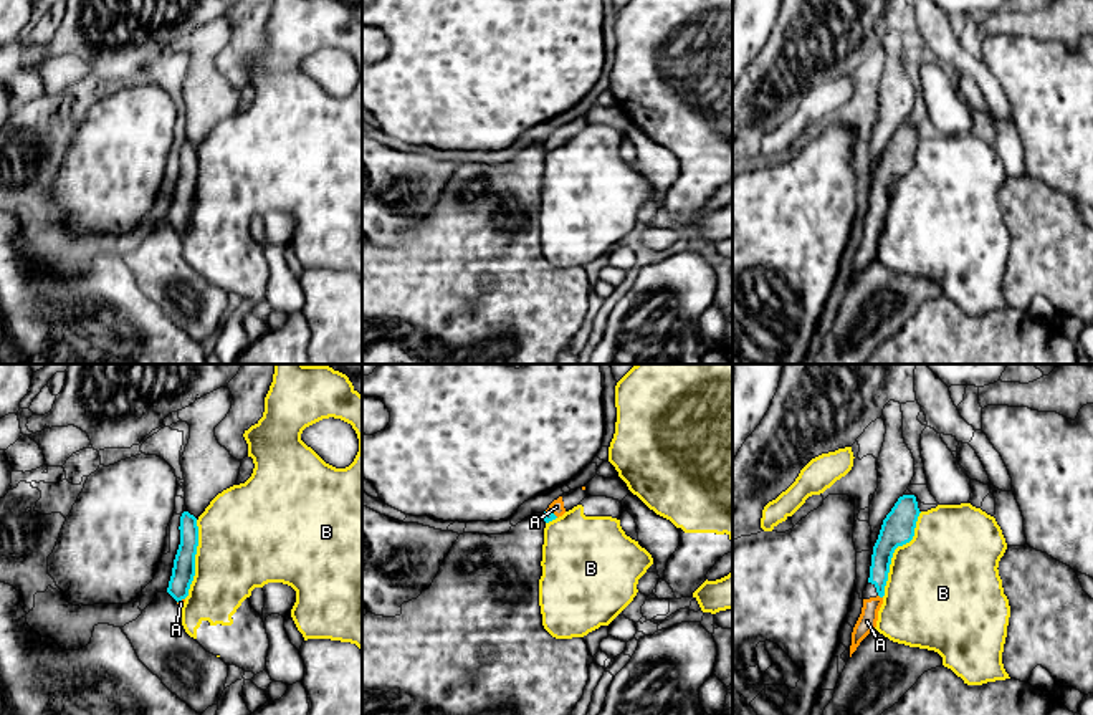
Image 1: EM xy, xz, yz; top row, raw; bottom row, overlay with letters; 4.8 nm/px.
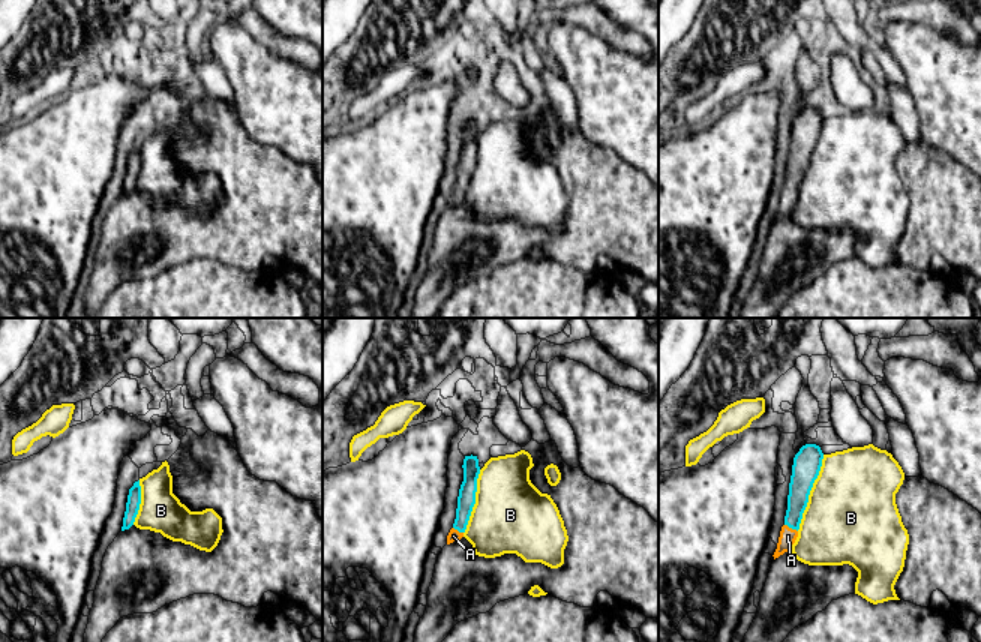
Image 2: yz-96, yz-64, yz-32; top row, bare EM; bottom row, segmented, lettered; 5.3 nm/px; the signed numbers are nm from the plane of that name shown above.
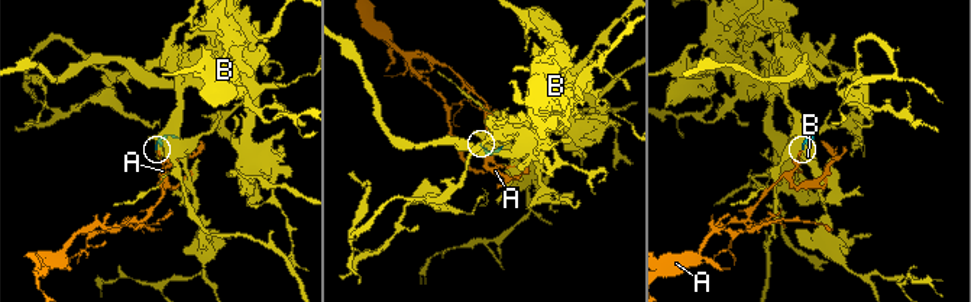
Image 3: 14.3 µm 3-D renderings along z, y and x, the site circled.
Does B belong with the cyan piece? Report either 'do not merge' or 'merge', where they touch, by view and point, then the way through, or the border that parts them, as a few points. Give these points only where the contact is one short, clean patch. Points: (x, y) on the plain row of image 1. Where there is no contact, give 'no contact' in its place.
do not merge | yz (893, 181)

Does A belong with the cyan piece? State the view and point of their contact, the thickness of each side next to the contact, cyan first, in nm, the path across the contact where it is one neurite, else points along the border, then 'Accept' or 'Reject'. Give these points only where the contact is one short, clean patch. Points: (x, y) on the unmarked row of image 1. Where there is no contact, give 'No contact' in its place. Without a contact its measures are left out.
Touches cyan at yz (880, 225). Thickness 100 nm (cyan) against 90 nm. Path across: yz (885, 174), (880, 189), (880, 225), (870, 237), (867, 250). Accept

